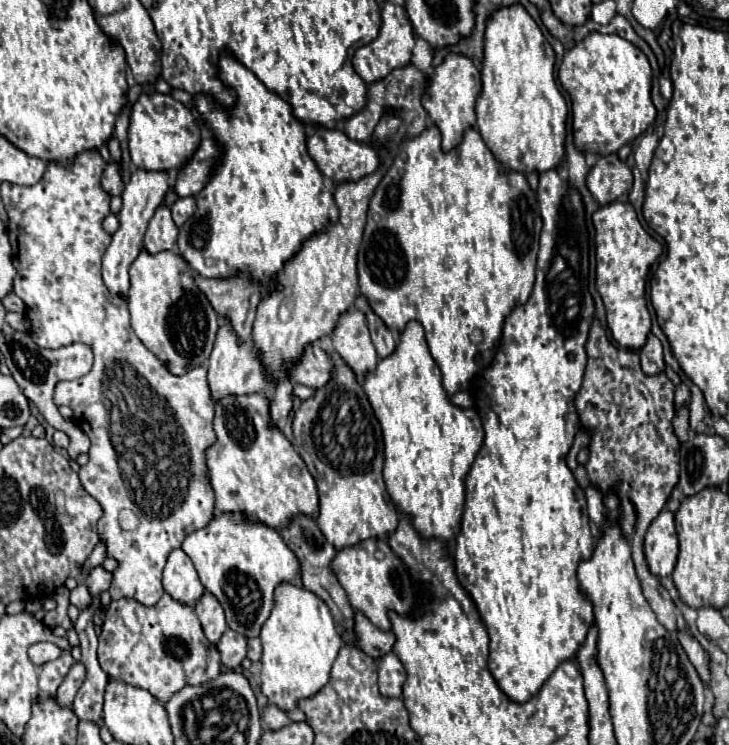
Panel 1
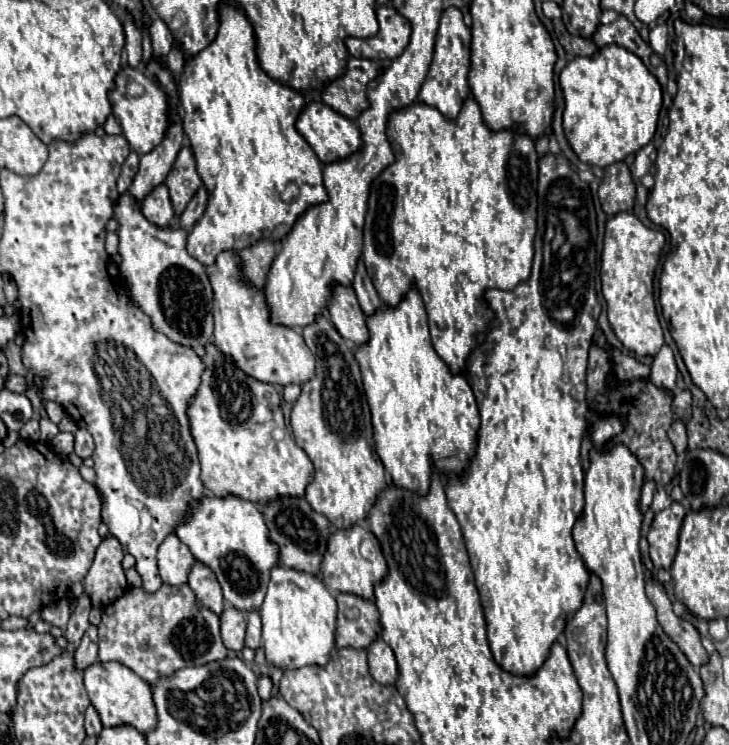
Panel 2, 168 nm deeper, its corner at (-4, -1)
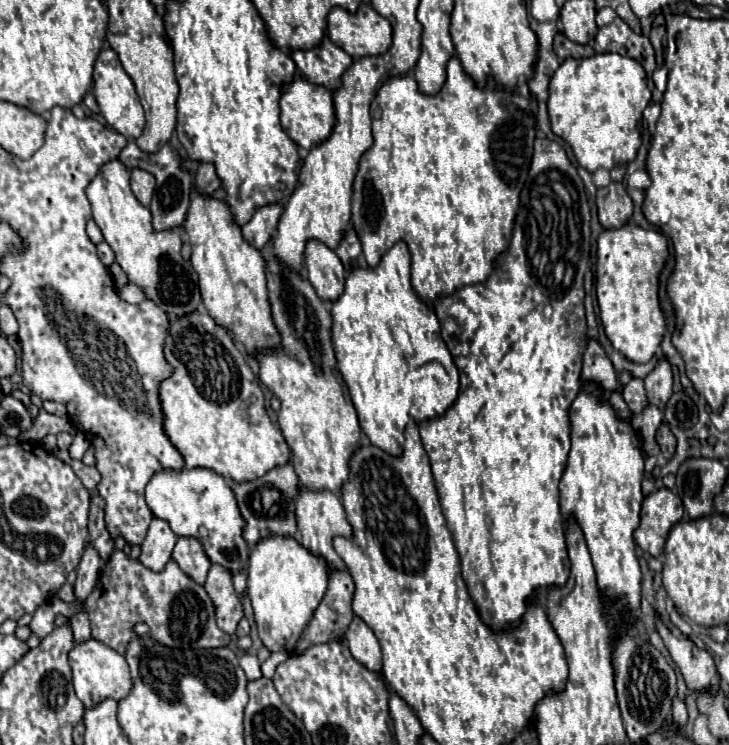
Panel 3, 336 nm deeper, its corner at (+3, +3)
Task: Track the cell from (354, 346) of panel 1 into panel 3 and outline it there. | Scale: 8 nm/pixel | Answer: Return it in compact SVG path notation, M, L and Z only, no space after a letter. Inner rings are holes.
M308 240L304 248L304 268L306 278L318 292L322 300L336 300L344 292L346 270L332 248L320 240Z

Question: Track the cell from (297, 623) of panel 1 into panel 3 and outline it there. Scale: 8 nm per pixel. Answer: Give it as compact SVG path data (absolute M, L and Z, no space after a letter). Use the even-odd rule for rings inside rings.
M290 536L260 538L248 558L248 596L252 600L258 634L270 652L294 648L300 632L308 626L320 596L328 584L328 568L322 556L312 554Z

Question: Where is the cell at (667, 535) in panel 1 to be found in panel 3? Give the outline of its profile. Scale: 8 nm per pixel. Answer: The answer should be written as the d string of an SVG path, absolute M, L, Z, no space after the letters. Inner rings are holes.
M658 488L648 494L640 510L640 526L634 530L636 544L650 556L660 556L668 532L684 516L682 500L668 488Z

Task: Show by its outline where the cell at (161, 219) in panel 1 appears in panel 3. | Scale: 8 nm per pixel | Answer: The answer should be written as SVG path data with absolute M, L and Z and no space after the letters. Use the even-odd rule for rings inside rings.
M132 168L130 170L130 186L132 186L132 192L134 192L134 196L144 206L148 206L148 200L152 198L154 184L156 184L156 178L150 172L146 172L142 168Z

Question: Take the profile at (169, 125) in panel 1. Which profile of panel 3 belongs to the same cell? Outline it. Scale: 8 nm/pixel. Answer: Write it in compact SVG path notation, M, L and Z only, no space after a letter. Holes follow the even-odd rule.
M102 48L96 58L92 92L96 96L100 112L104 114L108 126L112 126L116 132L120 132L126 140L136 140L140 136L140 132L144 130L144 108L140 104L140 98L134 90L130 76L124 72L124 68L112 48Z

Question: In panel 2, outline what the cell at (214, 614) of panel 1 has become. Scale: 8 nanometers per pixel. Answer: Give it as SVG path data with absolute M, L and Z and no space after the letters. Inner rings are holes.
M195 562L195 566L191 568L191 574L189 574L189 588L195 592L197 602L203 608L221 616L221 612L225 608L225 600L223 600L219 582L215 580L215 574L205 564Z

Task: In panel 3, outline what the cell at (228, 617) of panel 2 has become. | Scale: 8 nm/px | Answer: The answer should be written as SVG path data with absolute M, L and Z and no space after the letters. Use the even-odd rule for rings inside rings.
M212 562L208 576L206 576L206 582L204 582L204 588L216 606L218 626L224 632L234 634L244 612L242 612L242 602L240 602L234 586L232 586L232 574L228 572L228 568Z

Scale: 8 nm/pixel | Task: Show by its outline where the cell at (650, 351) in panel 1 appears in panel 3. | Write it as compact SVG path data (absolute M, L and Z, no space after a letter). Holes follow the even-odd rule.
M666 358L660 360L660 364L644 378L648 402L654 404L664 412L668 398L672 396L672 370Z

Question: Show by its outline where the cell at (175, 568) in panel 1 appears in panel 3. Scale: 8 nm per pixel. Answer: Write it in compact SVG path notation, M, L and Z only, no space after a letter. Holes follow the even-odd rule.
M154 518L150 522L148 534L142 542L142 554L138 560L144 566L148 566L150 570L160 572L164 568L164 564L172 558L174 544L176 544L176 534L168 528L168 522Z

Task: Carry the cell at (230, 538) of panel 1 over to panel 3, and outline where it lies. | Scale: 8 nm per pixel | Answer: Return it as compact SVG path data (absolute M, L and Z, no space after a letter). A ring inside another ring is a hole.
M164 468L156 472L146 486L146 504L156 518L170 524L172 532L178 536L196 536L210 560L224 564L228 570L238 572L248 566L248 546L242 538L244 518L236 508L236 498L232 488L224 482L220 474L208 468Z

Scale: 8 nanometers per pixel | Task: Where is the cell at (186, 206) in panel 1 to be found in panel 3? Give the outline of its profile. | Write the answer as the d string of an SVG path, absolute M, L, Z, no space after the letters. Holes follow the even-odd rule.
M200 162L200 164L198 164L194 182L196 182L196 188L198 188L200 192L204 192L204 194L212 194L212 192L216 192L216 190L222 186L222 180L218 178L216 168L214 168L214 164L210 164L210 162Z

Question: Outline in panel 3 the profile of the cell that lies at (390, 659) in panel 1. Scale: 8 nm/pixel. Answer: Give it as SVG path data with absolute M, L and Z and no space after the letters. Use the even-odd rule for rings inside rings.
M354 616L352 622L348 624L346 632L344 632L344 638L348 642L348 648L350 648L352 656L356 660L360 660L360 664L364 664L372 672L382 670L380 644L378 644L374 632L364 624L364 620Z

